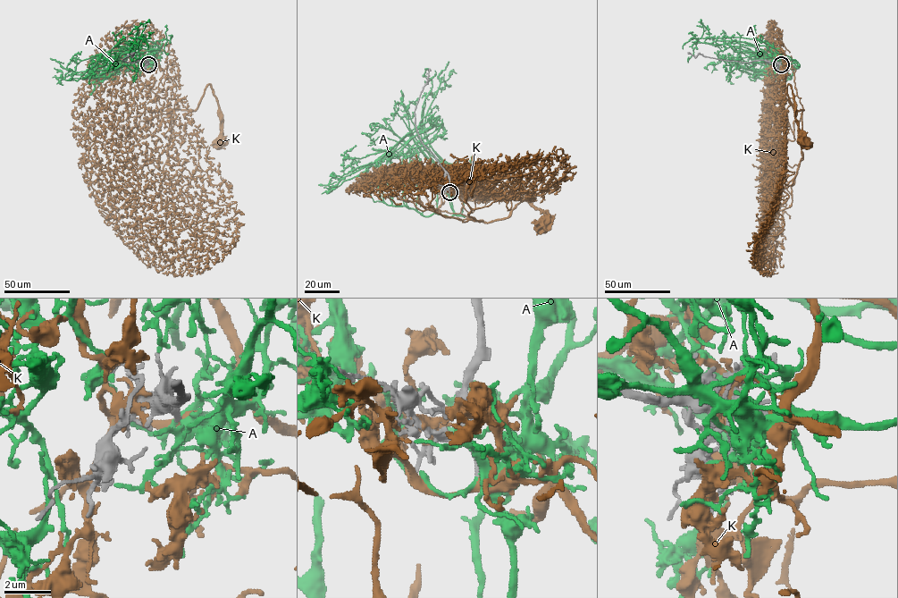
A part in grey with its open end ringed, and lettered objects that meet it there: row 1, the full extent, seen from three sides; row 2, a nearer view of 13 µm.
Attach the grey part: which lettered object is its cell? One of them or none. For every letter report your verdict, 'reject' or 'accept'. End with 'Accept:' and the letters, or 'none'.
A: accept
K: reject
Accept: A

